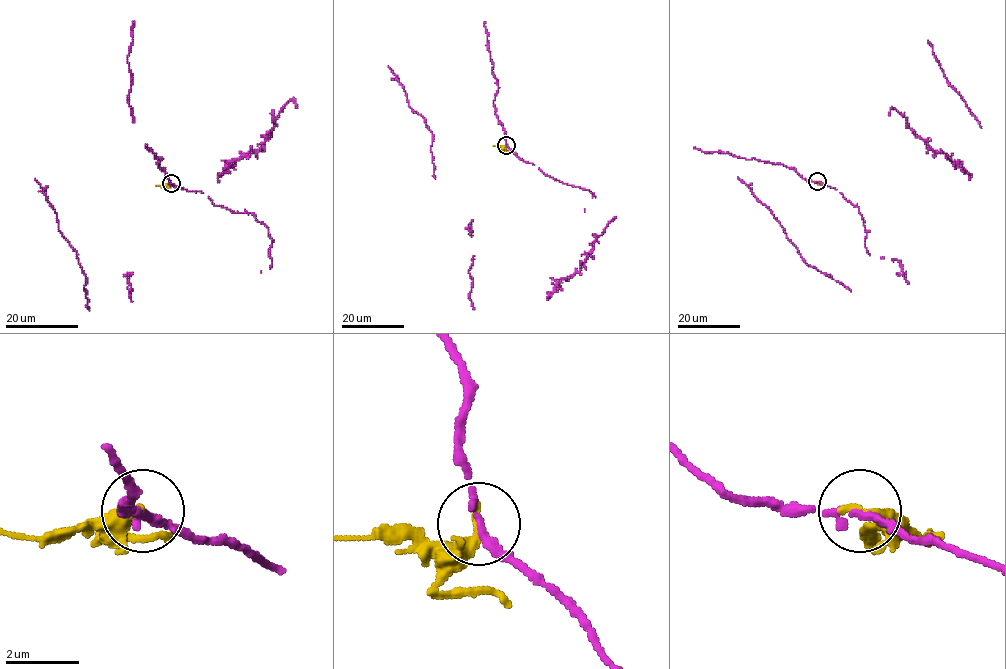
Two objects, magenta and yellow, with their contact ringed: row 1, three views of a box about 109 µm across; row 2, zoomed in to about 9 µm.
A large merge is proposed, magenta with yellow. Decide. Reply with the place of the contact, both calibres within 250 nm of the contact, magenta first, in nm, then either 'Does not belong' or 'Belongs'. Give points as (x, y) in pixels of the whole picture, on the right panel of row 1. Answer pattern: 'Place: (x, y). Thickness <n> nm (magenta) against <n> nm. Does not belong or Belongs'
Place: (817, 181). Thickness 200 nm (magenta) against 320 nm. Does not belong

